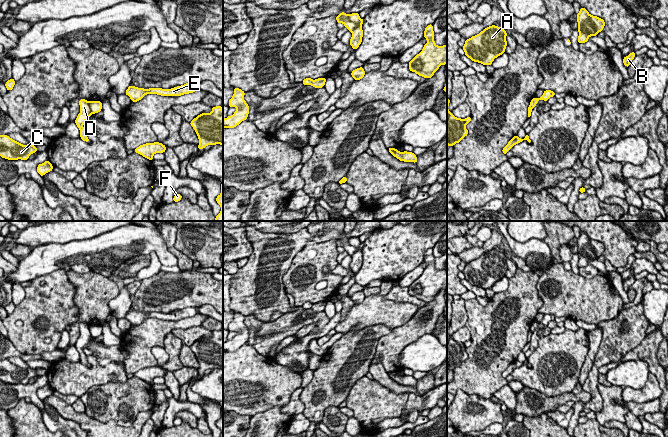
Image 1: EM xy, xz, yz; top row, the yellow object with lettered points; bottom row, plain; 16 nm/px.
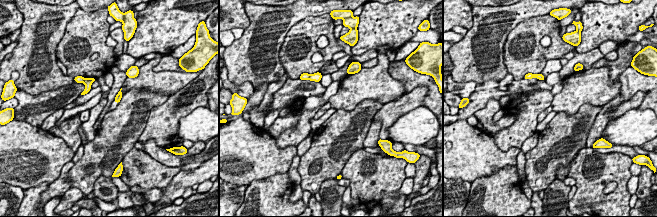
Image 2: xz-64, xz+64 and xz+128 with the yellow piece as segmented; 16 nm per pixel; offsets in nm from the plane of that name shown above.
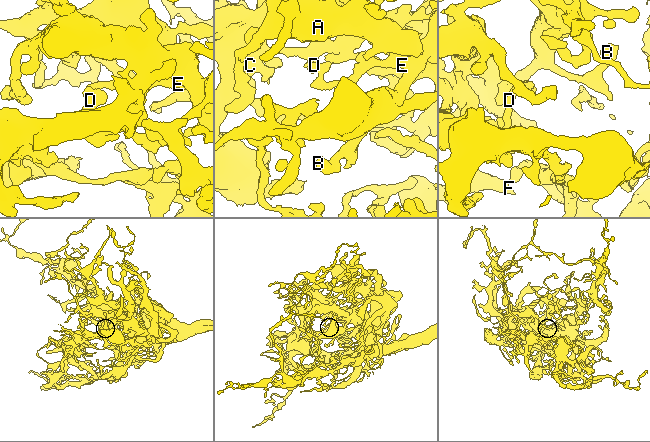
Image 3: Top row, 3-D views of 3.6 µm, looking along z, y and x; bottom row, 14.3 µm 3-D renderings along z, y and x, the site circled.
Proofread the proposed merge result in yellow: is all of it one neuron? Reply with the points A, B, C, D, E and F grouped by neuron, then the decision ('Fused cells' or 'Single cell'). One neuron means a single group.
Groups: A B E F / C D. Fused cells

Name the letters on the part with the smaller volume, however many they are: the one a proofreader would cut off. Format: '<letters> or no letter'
C, D

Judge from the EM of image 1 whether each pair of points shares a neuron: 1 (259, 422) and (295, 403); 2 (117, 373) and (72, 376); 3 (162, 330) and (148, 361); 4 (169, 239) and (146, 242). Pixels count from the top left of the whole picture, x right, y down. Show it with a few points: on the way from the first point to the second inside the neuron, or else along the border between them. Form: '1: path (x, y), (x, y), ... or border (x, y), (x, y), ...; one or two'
1: border (294, 390), (290, 400), (281, 410), (291, 420); two
2: path (106, 375), (83, 376); one
3: path (154, 338), (147, 345), (147, 353); one
4: border (160, 231), (163, 241), (168, 247); two

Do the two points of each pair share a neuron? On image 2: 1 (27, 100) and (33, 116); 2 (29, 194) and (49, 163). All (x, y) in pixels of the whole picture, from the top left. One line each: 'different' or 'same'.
1: same
2: same

